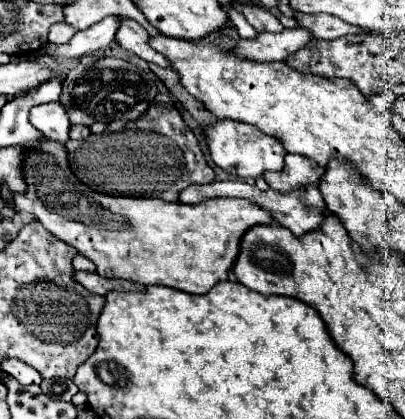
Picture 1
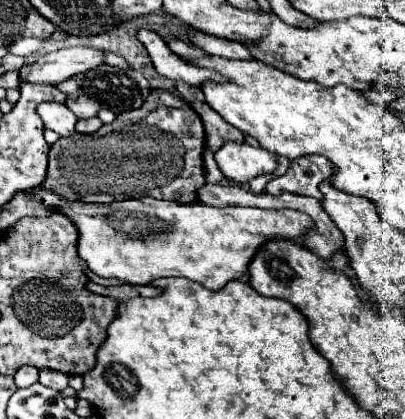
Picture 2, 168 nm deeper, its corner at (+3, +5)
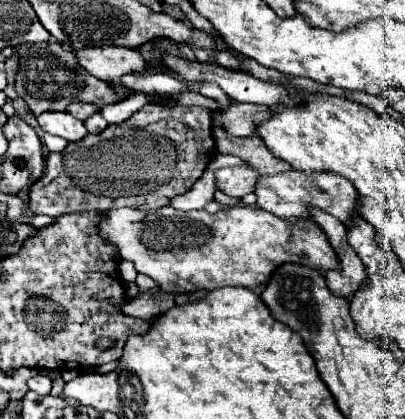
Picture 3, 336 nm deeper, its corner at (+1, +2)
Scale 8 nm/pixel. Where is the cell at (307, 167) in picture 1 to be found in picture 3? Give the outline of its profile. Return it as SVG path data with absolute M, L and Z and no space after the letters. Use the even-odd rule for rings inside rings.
M288 170L274 176L260 176L256 186L258 206L278 214L280 218L308 218L308 206L318 206L320 210L336 216L340 222L348 224L354 212L354 202L358 200L358 192L354 192L354 186L350 180L342 178L340 174L332 172L316 172L312 176L306 176L300 170Z

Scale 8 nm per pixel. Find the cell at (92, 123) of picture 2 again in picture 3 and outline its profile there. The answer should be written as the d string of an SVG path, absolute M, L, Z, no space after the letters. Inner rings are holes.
M96 112L94 116L90 116L90 118L84 122L84 126L86 126L86 130L88 130L90 134L98 134L98 132L102 132L102 130L108 126L108 122Z

